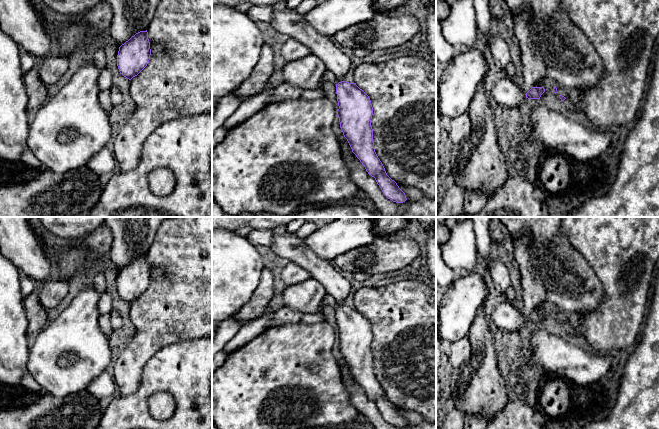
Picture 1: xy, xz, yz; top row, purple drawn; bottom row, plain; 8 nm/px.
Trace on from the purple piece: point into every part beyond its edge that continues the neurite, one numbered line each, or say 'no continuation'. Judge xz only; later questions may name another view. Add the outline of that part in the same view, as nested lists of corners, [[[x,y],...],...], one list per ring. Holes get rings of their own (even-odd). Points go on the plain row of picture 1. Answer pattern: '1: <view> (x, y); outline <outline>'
1: xz (285, 245); outline [[[273,232],[271,244],[273,252],[307,270],[311,277],[319,281],[327,293],[336,301],[336,306],[343,305],[351,290],[350,280],[340,275],[331,262],[326,262],[302,245],[302,241],[291,232],[277,234]]]

